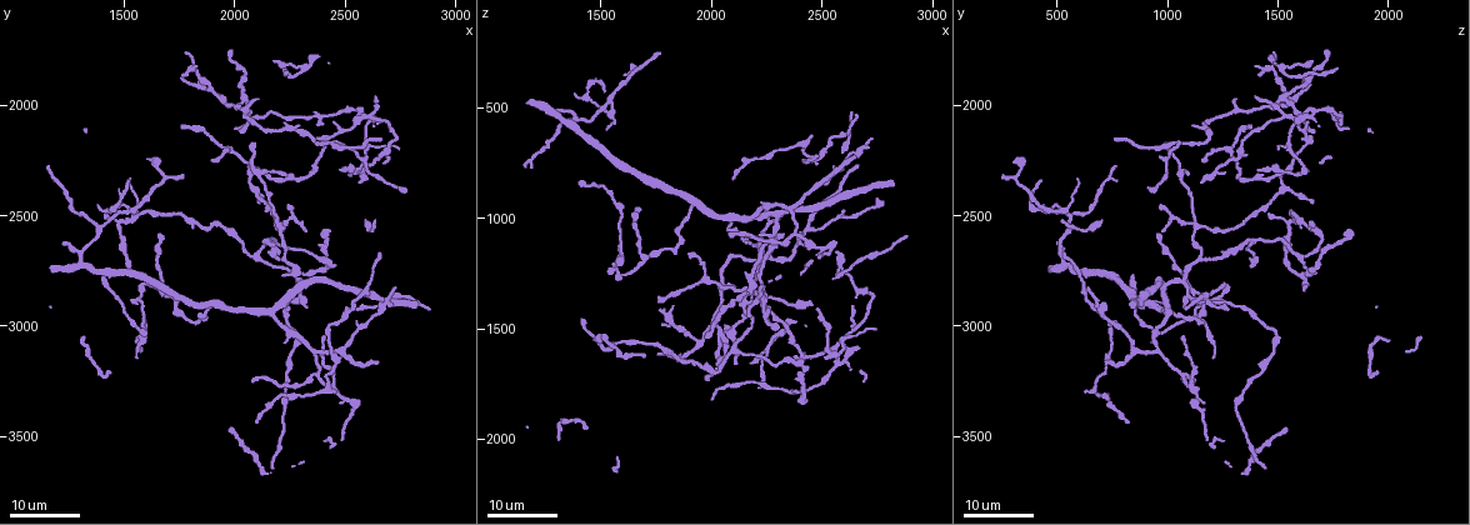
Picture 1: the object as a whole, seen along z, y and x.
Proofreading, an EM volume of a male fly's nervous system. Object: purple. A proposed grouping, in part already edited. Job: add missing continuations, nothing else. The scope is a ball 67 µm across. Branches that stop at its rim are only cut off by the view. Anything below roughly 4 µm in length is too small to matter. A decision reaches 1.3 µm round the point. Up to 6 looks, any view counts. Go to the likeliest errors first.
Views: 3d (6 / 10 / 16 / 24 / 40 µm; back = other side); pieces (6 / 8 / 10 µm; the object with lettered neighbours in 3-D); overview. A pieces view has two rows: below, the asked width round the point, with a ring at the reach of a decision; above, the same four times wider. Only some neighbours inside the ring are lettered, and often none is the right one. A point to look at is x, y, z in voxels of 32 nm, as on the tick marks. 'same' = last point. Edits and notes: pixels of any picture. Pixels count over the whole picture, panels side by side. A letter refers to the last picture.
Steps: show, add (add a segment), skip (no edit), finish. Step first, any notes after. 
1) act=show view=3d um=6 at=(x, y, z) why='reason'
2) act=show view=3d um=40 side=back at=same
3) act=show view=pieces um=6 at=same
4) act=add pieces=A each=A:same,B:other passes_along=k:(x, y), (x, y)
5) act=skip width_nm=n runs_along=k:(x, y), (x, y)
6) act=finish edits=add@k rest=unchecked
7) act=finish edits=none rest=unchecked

act=show view=3d um=24 at=(2120, 2440, 1650) why='an open end'

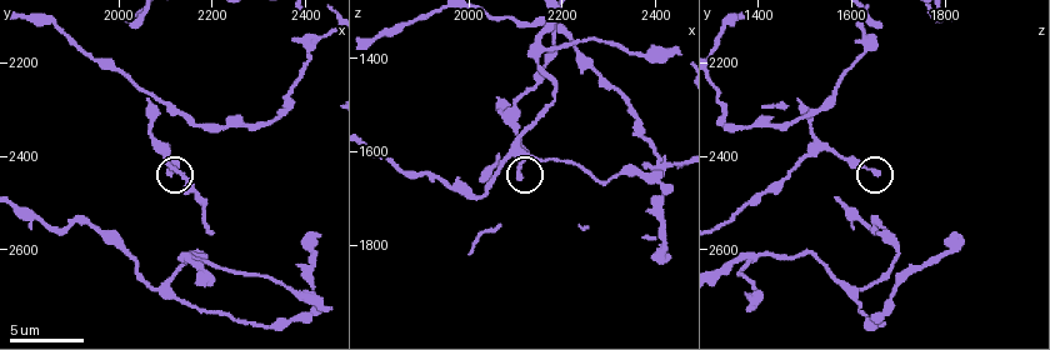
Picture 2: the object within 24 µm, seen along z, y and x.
act=show view=pieces um=10 at=(2110, 2435, 1655)

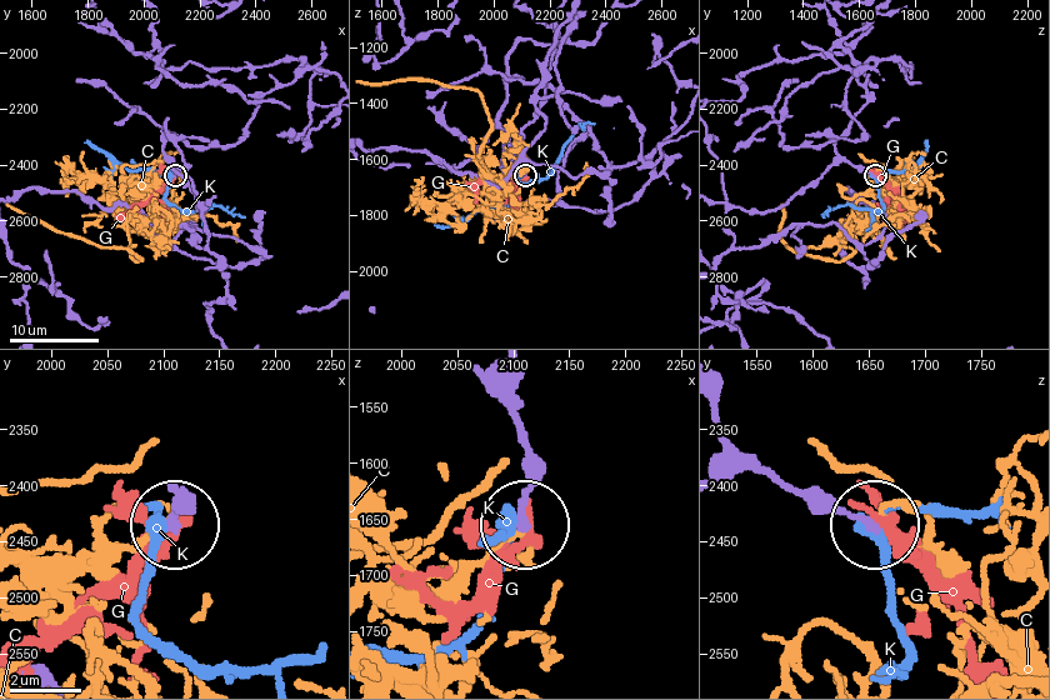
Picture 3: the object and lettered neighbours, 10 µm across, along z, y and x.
act=skip each=C:other,G:other,K:other found='none of them fits'

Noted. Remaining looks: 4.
act=show view=3d um=16 at=(1420, 2490, 1470) why='an open end'

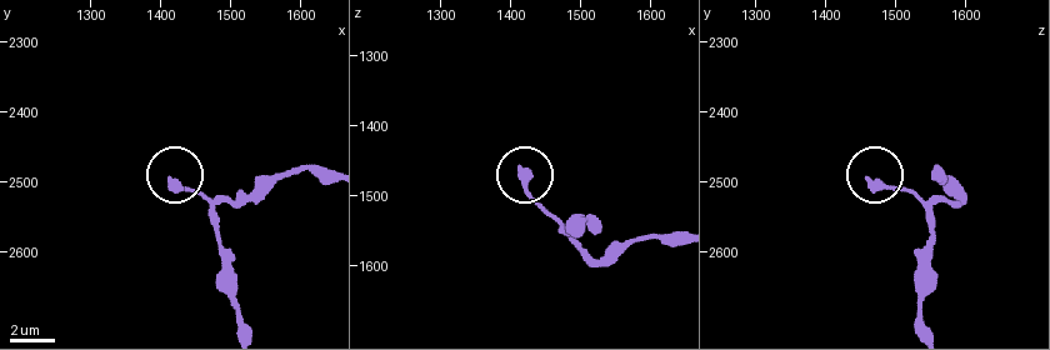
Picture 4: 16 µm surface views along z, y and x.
act=show view=pieces um=8 at=(1415, 2500, 1460)

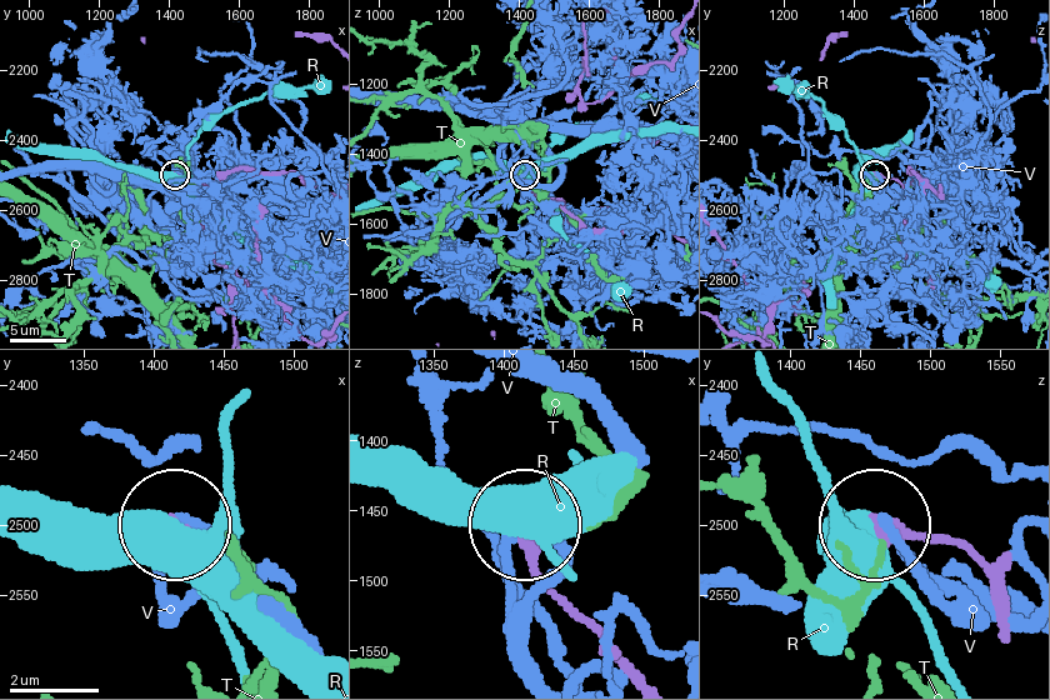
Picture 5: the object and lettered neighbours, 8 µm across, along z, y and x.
act=skip each=R:other,T:other,V:other found='no lettered segment goes on from it'

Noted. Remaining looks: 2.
act=show view=3d um=24 at=(1770, 2090, 1370) why='branch stops here'

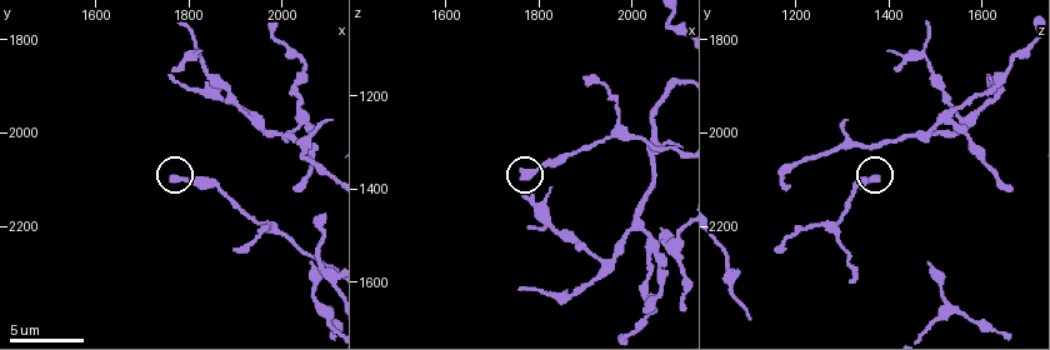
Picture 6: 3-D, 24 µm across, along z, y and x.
act=show view=pieces um=8 at=(1765, 2100, 1380)

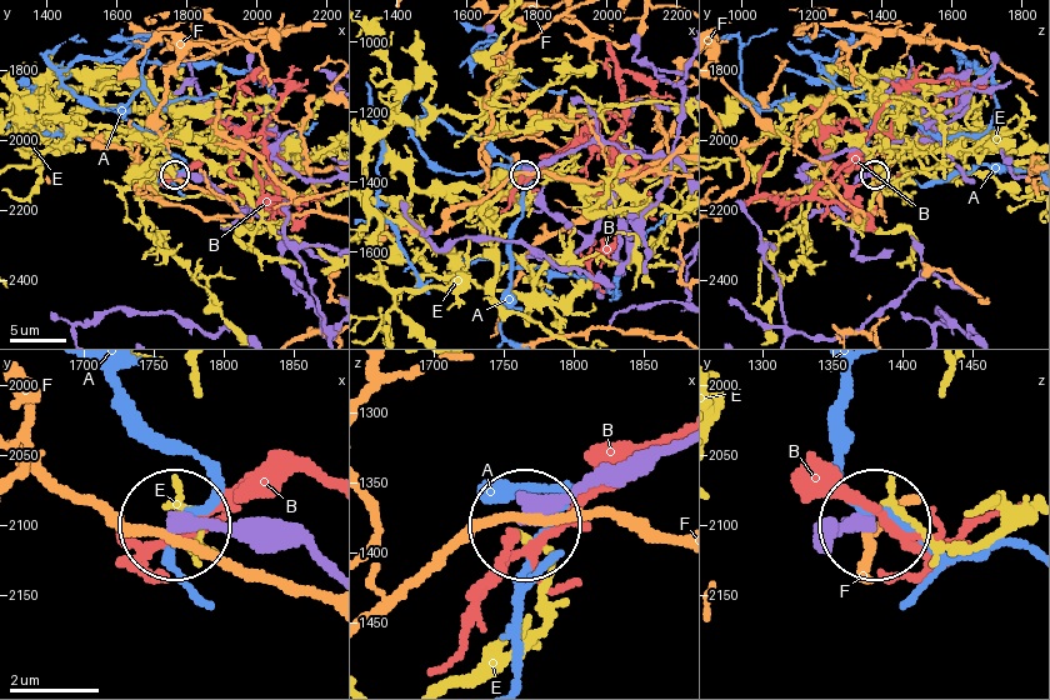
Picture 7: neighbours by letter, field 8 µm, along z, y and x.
act=skip width_nm=370 each=A:other,B:other,E:other,F:other runs_along=7:(814, 539), (874, 528) found='none of them fits'

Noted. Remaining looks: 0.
act=finish edits=none rest=unchecked

